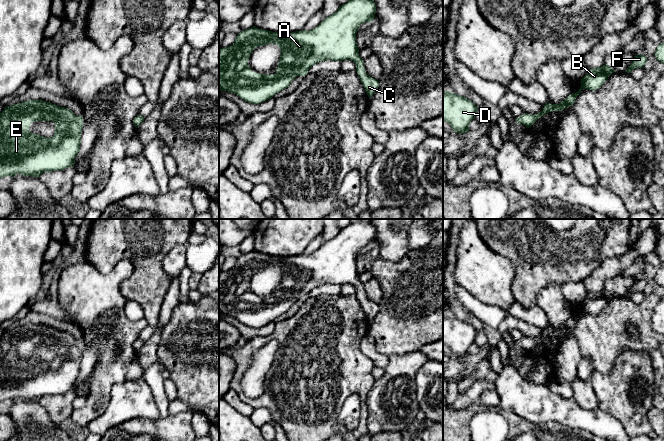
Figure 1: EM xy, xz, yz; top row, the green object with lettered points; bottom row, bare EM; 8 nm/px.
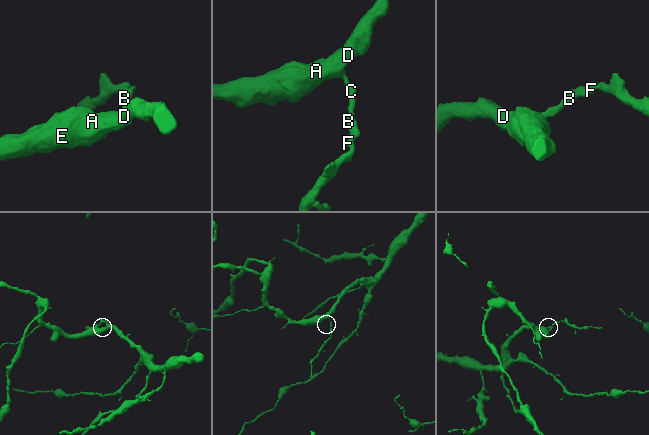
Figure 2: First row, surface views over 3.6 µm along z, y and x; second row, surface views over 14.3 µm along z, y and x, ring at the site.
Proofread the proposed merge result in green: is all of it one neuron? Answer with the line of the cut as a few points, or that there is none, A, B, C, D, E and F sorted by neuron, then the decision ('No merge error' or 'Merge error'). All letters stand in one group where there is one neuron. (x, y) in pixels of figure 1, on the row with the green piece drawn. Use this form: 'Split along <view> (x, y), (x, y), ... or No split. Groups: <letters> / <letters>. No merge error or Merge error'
No split. Groups: A B C D E F. No merge error

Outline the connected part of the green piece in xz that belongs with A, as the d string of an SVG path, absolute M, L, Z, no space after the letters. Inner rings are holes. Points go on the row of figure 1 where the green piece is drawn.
M349 0L310 31L304 29L292 33L279 33L255 26L243 30L237 34L232 45L219 50L219 90L234 93L248 103L259 104L287 88L296 77L305 76L316 63L327 60L341 62L348 59L355 63L355 70L370 98L378 90L379 81L365 72L363 59L359 56L356 44L356 34L363 23L372 22L375 13L374 0ZM267 44L276 44L281 50L276 73L255 73L250 69L248 59L256 47Z

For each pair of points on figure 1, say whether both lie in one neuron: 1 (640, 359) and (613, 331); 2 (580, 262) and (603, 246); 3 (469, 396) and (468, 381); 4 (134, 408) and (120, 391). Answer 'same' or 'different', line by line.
1: different
2: same
3: different
4: same

